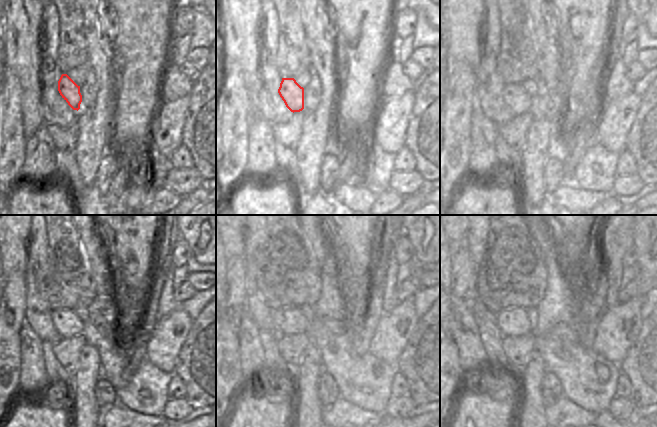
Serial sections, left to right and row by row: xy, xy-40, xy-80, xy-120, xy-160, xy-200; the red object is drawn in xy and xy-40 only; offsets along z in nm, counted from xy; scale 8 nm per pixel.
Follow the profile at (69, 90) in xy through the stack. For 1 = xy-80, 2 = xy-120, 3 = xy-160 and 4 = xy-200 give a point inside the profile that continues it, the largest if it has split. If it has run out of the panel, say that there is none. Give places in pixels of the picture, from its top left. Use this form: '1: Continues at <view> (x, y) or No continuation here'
1: Continues at xy-80 (515, 96)
2: Continues at xy-120 (67, 323)
3: Continues at xy-160 (286, 320)
4: Continues at xy-200 (512, 321)

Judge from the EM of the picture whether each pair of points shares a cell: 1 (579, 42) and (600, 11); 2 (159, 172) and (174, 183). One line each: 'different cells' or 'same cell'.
1: same cell
2: different cells

